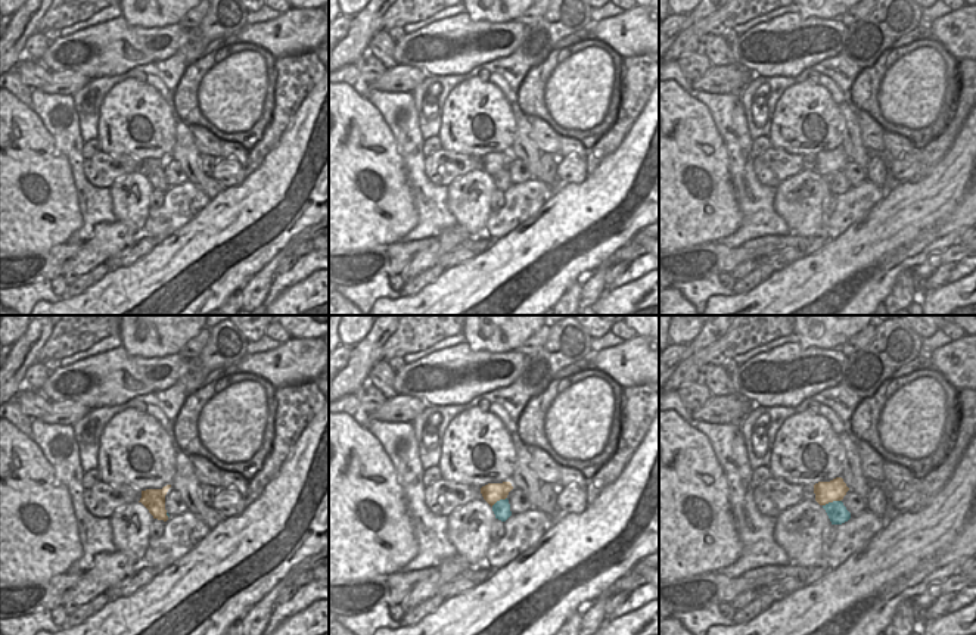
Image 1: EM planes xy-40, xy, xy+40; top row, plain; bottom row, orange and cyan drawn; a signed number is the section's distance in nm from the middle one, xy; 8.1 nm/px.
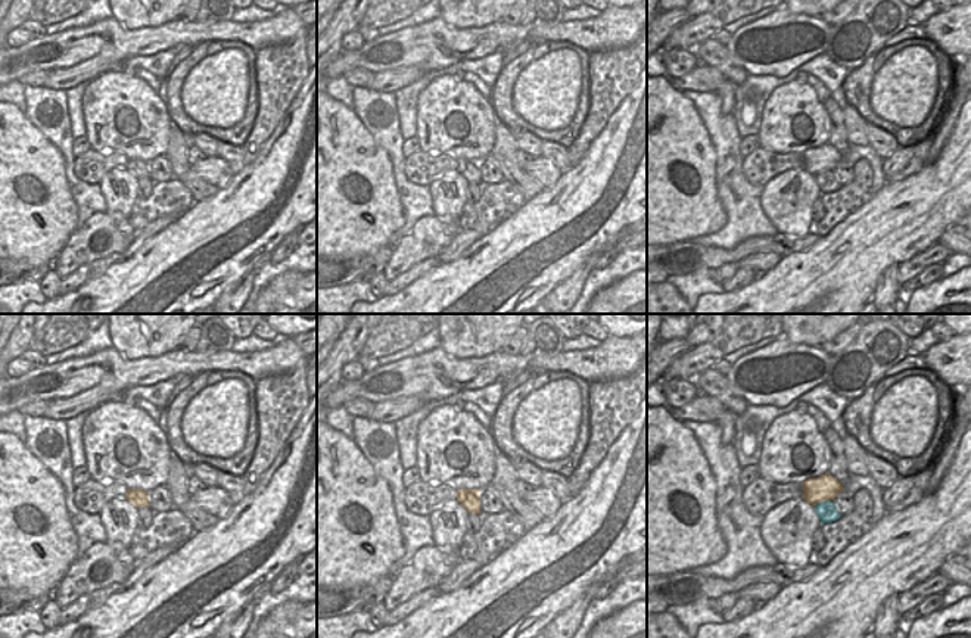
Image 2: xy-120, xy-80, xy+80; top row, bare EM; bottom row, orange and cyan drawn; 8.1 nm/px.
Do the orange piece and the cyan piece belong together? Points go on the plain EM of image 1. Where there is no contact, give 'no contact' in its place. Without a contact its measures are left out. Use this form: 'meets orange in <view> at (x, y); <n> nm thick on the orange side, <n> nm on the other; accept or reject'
meets orange in xy+40 at (832, 171); 170 nm thick on the orange side, 160 nm on the other; accept

